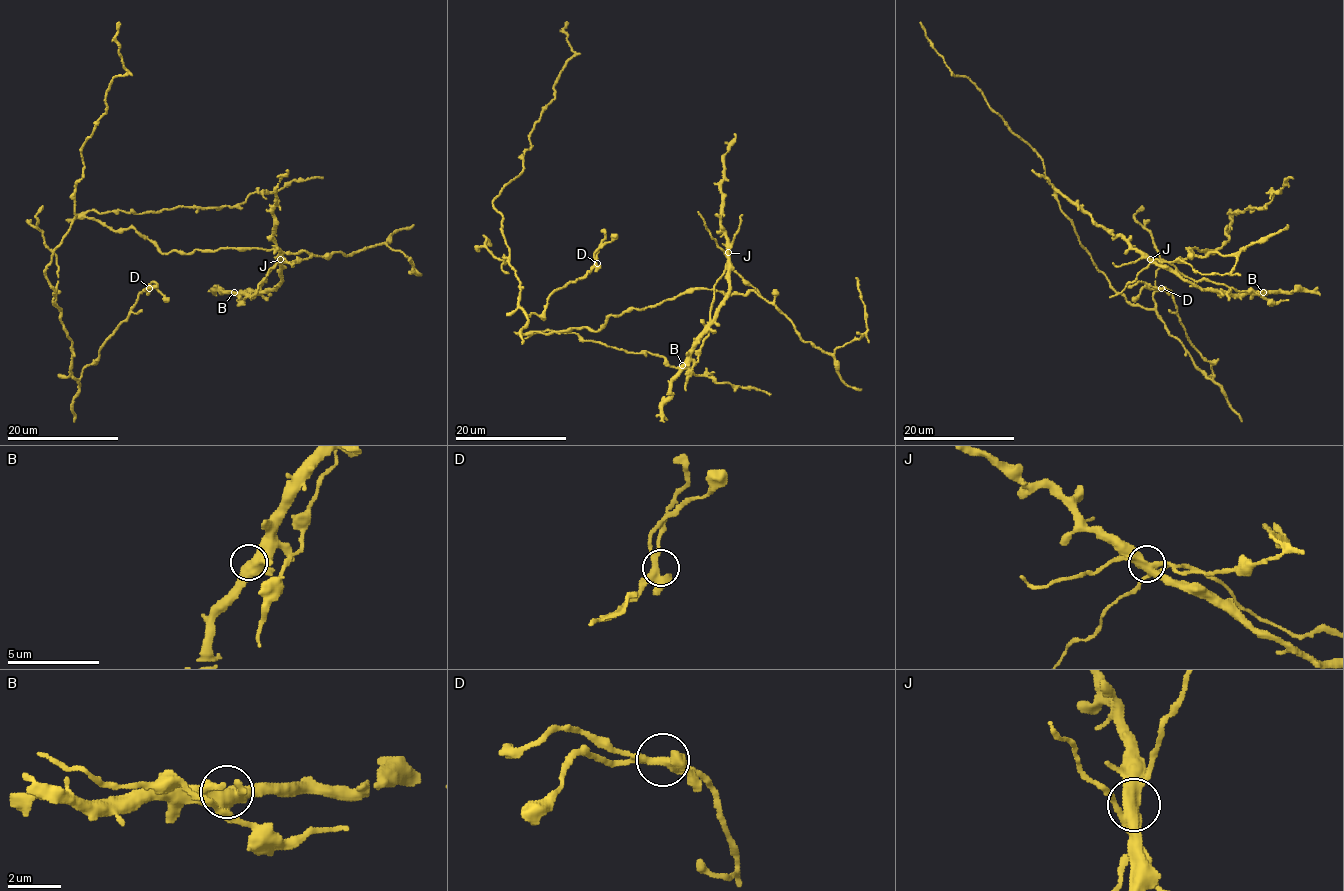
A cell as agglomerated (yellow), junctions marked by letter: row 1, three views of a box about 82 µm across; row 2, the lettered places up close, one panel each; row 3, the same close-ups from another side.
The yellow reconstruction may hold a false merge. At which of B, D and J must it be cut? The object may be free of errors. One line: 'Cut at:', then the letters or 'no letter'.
Cut at: J

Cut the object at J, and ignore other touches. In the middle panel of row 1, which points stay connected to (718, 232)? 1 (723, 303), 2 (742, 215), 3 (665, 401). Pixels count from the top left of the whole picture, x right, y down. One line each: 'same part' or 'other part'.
1: same part
2: other part
3: same part

